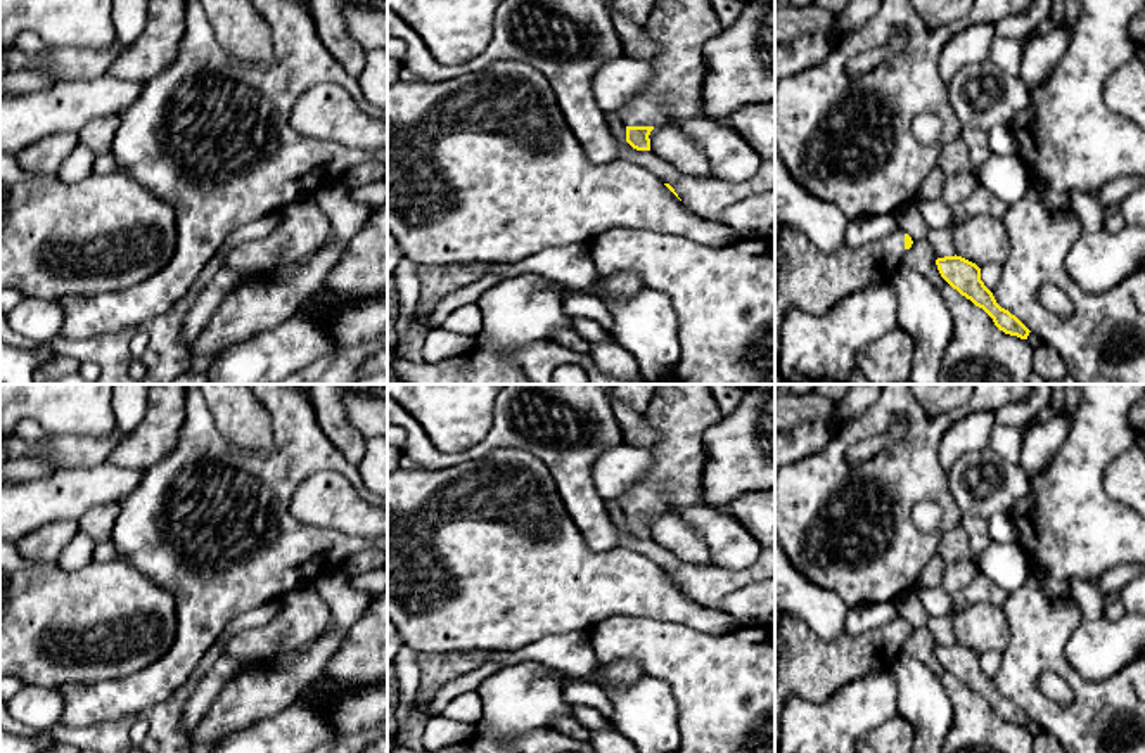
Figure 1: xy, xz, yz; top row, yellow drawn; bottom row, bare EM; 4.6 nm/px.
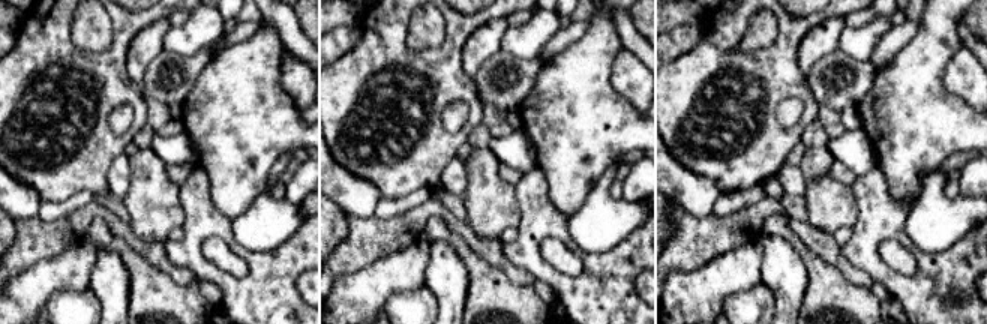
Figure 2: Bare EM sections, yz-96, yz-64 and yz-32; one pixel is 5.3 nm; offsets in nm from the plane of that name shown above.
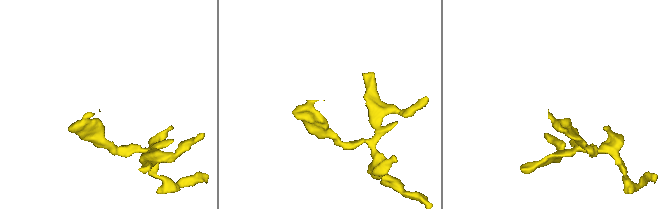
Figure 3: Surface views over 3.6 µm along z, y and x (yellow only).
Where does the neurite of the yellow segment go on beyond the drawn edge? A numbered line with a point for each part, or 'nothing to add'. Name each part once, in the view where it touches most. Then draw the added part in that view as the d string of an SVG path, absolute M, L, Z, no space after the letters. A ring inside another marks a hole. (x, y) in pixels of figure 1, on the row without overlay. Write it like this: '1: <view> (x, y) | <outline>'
1: xz (680, 414) | M659 384L643 417L659 438L643 447L652 455L650 469L617 499L624 514L661 516L706 505L702 436L723 417L709 384Z

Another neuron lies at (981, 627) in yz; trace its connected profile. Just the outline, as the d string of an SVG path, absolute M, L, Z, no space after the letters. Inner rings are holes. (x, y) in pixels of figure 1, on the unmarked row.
M974 602L965 609L951 609L955 642L979 656L988 651L1003 653L1010 628L1001 606L991 602Z

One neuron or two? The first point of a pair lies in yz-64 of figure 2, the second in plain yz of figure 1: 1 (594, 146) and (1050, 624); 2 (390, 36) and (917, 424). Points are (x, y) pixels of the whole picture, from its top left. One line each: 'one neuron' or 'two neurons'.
1: two neurons
2: one neuron

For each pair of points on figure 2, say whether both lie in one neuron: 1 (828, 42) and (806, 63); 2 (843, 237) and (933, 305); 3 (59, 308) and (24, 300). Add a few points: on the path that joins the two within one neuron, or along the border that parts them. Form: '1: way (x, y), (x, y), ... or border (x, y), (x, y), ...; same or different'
1: way (822, 45), (810, 57); same
2: border (852, 228), (852, 236), (842, 246); different
3: border (80, 291), (57, 291), (45, 306); different

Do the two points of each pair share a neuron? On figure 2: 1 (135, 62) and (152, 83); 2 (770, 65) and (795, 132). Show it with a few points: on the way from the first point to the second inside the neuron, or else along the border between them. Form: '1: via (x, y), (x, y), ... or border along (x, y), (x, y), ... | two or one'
1: border along (164, 50), (149, 65), (140, 83) | two
2: via (768, 84), (768, 119), (776, 126) | one

